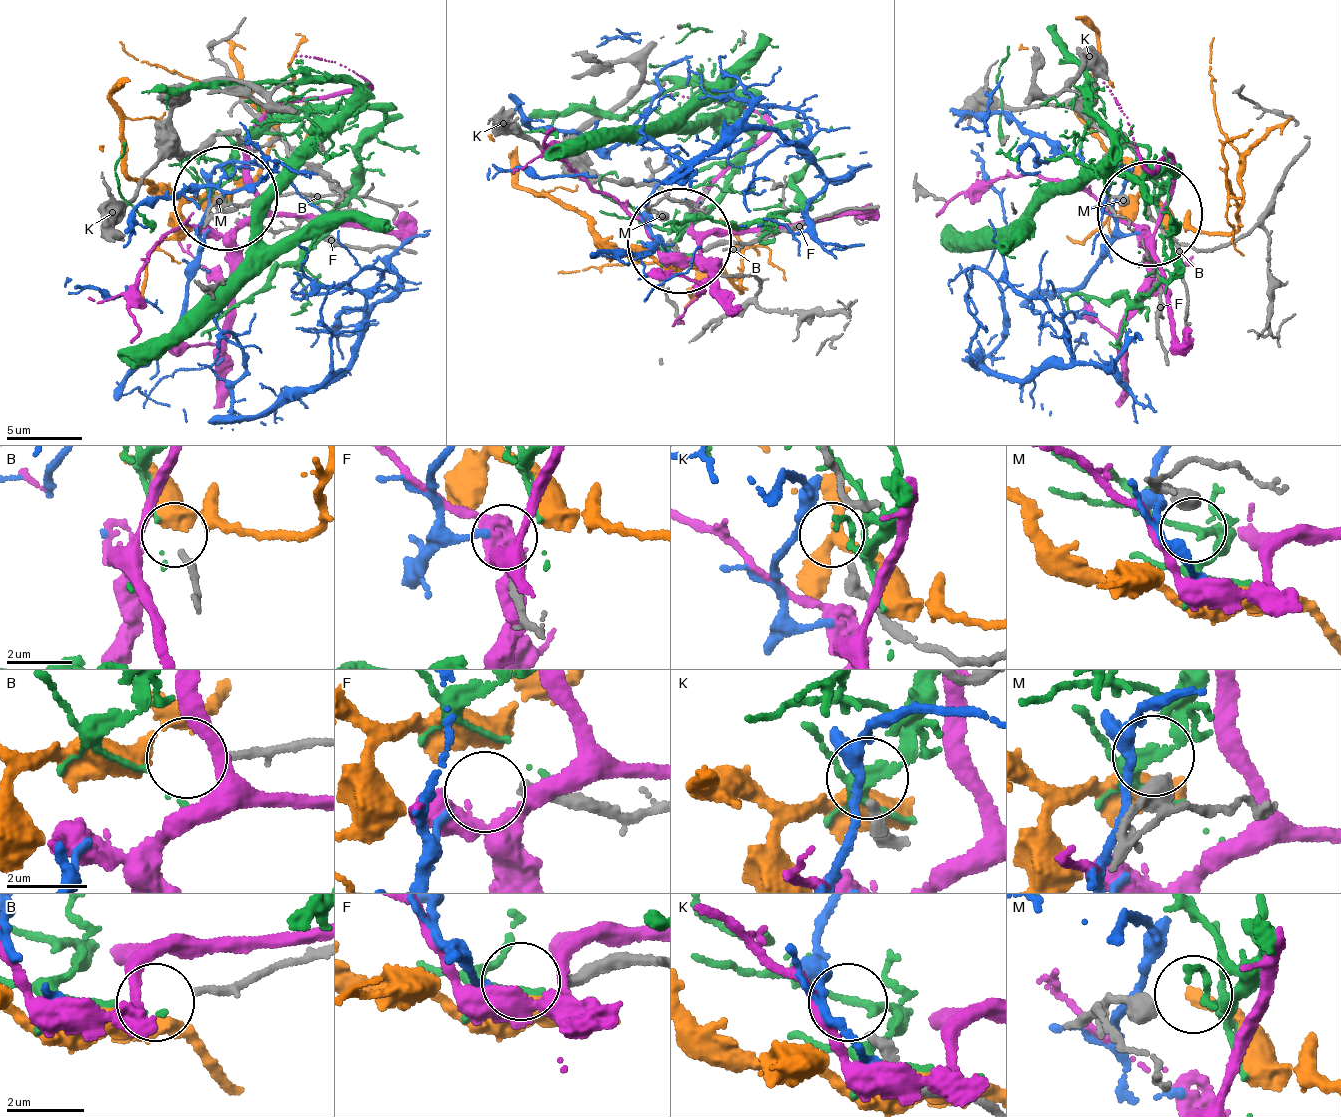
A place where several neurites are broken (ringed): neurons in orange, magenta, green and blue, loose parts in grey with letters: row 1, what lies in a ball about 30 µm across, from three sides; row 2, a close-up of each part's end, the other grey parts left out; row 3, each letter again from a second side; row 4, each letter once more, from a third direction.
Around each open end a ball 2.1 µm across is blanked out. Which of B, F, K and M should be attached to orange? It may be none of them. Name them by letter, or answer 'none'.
B

